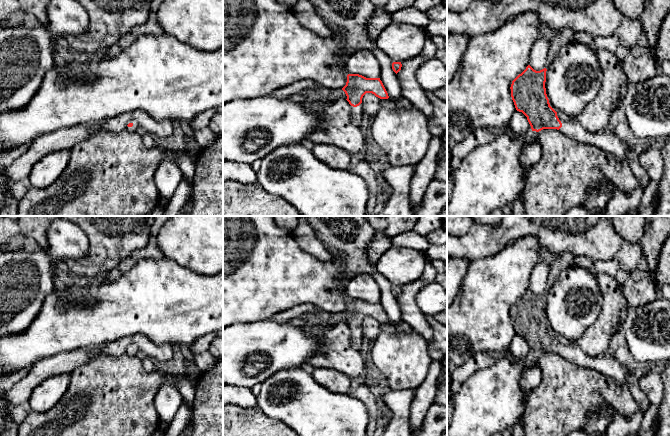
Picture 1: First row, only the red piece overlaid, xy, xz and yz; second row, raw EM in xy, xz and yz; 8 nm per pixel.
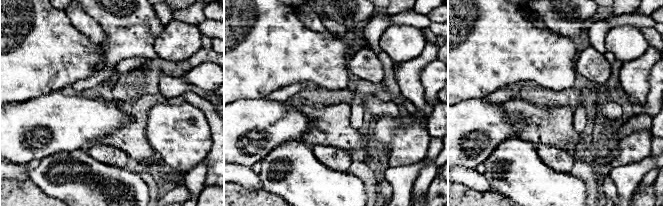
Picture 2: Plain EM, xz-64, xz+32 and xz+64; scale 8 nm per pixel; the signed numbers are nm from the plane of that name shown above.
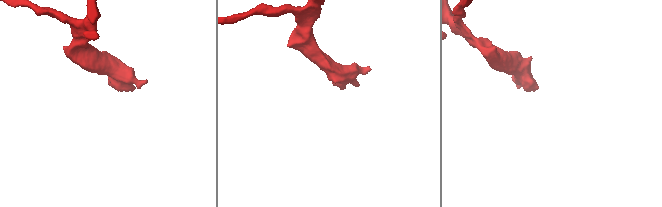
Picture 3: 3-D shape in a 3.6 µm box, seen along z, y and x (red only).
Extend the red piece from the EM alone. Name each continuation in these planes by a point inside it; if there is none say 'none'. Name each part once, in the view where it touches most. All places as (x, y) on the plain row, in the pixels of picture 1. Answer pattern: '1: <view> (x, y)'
1: xy (135, 350)

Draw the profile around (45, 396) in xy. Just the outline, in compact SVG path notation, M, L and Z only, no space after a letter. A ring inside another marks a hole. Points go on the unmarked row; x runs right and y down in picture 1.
M69 374L52 376L39 384L29 398L31 410L45 412L55 407L70 384Z

